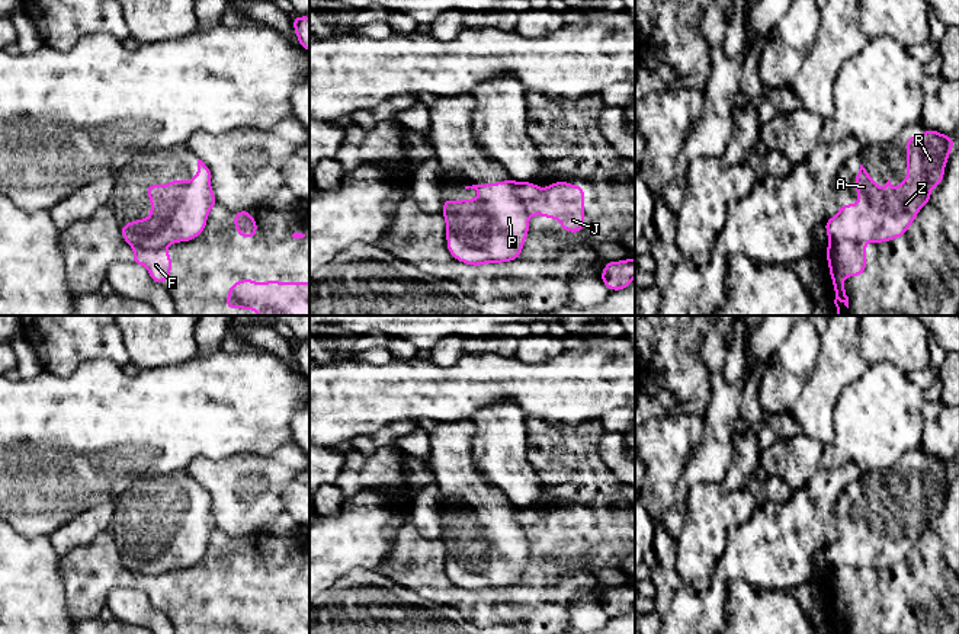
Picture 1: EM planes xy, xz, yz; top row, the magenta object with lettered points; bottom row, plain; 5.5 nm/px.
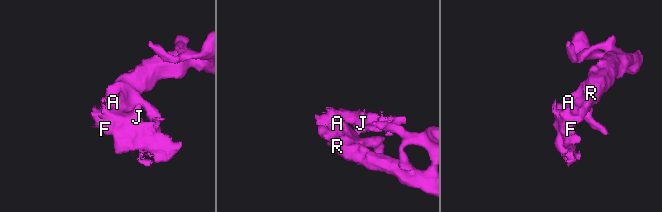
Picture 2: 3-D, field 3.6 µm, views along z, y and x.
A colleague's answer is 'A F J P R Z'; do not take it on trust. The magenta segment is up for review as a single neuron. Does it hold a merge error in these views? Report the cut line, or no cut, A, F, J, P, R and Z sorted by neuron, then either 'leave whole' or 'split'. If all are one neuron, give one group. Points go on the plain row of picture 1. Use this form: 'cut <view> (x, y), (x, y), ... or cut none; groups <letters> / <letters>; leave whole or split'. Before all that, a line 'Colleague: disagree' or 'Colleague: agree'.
Colleague: disagree
cut xz (506, 506), (512, 511), (512, 519), (520, 528), (528, 543); groups A P R Z / F J; split

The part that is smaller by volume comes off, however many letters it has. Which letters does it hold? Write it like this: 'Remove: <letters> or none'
Remove: F, J

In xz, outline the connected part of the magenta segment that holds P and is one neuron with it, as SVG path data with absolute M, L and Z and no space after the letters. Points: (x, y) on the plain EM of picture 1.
M497 507L465 512L465 515L469 513L480 519L478 525L443 525L449 579L456 586L472 592L517 585L529 558L529 542L522 528L513 522L513 510Z

